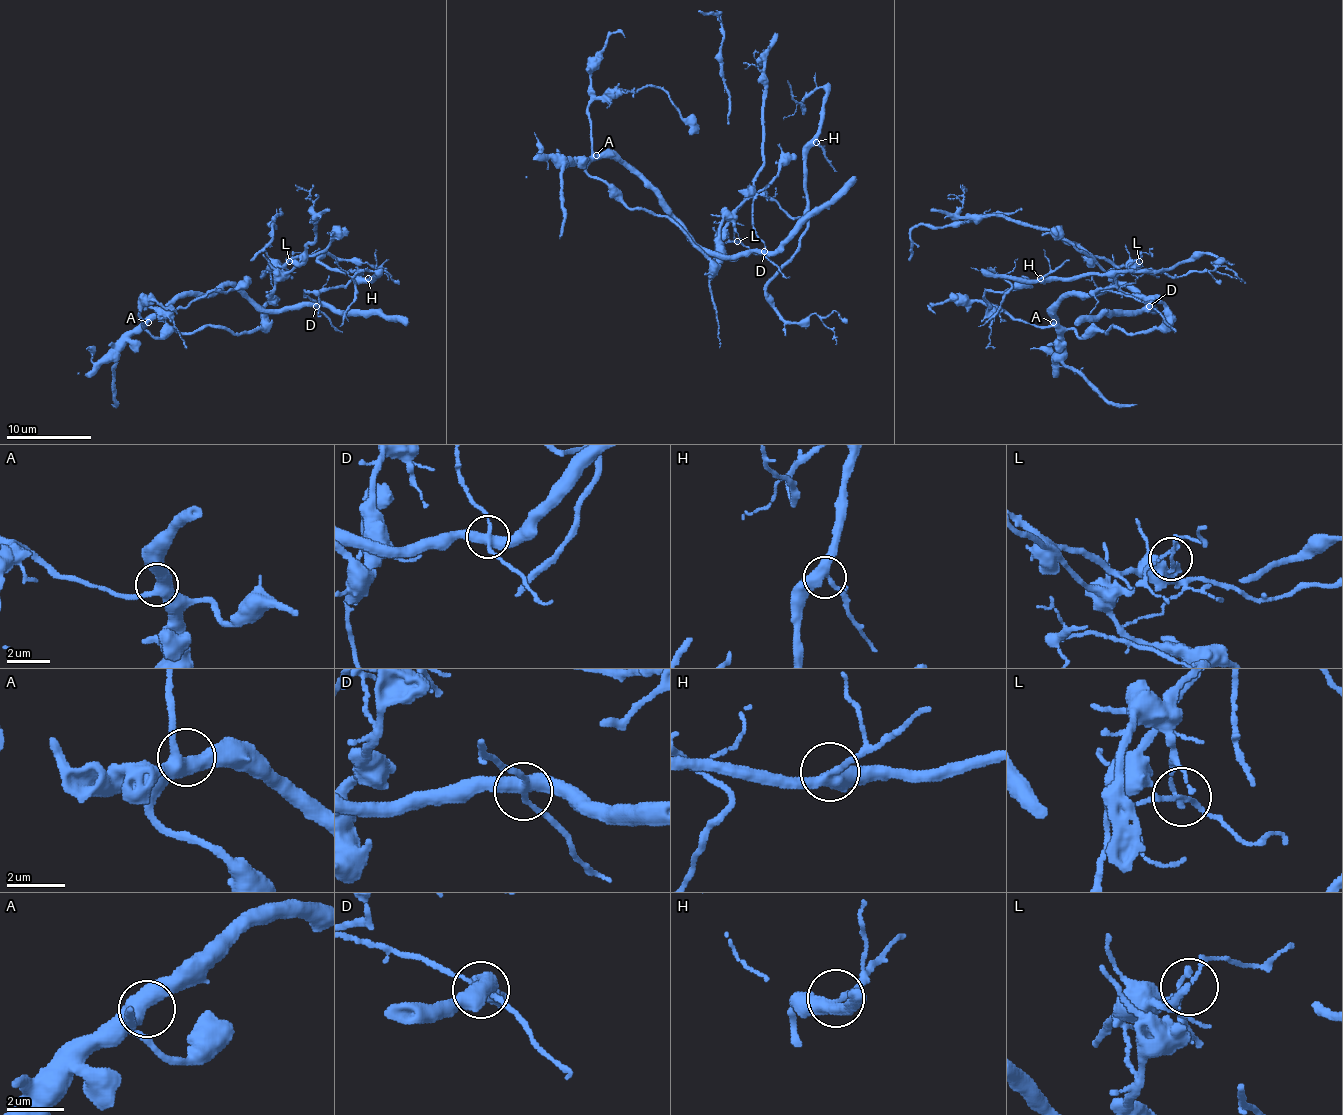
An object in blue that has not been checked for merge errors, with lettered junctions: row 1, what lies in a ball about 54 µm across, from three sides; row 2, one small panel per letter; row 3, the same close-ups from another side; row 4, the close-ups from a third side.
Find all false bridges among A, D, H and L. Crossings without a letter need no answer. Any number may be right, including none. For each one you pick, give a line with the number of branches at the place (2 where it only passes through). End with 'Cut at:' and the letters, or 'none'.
D: 4
L: 3
Cut at: D, L

